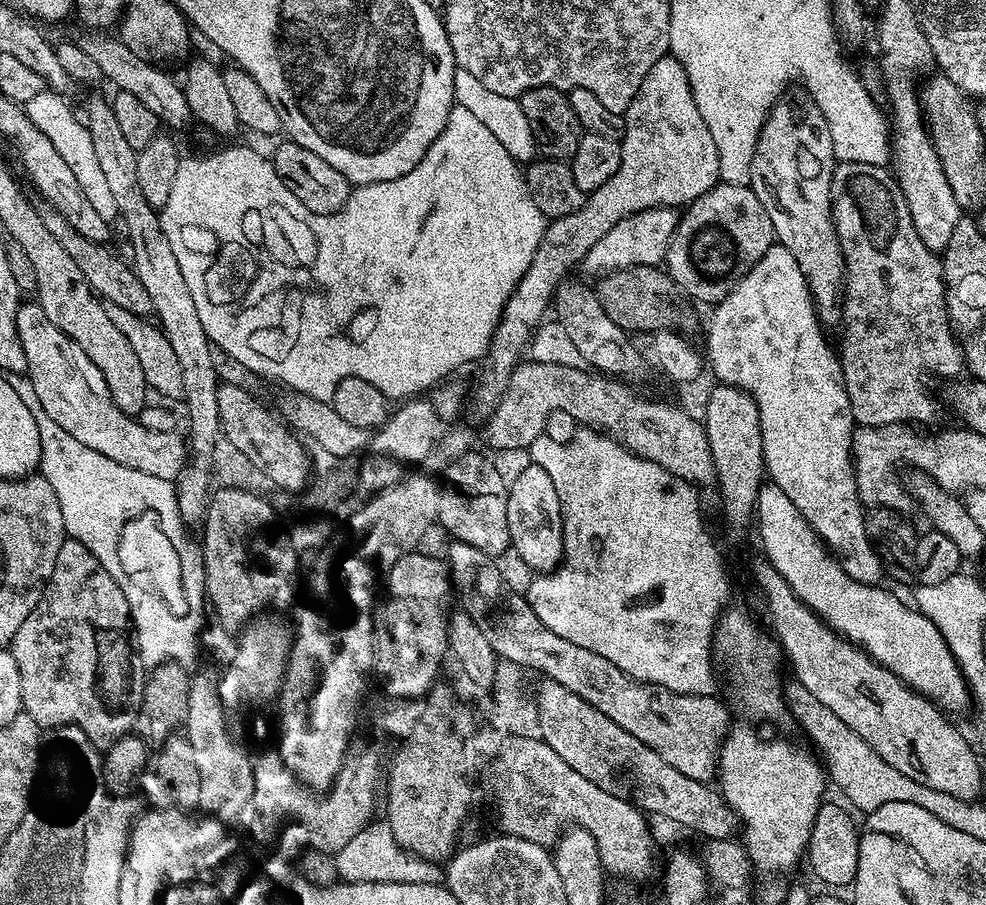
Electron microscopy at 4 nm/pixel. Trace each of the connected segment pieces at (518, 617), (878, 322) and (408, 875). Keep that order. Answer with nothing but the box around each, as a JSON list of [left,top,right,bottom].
[[446,542,733,782],[830,162,966,428],[334,822,442,884]]

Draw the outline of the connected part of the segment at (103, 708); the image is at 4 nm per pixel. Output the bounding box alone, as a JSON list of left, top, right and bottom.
[10,538,146,750]

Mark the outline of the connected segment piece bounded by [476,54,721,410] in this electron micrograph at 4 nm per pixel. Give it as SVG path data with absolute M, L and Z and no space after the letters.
M671 54L663 56L658 58L658 62L654 62L654 66L650 66L650 74L646 74L646 78L642 78L642 86L638 86L638 94L628 111L623 113L623 118L620 165L614 178L610 178L610 182L598 186L598 190L587 193L584 204L574 214L566 214L562 218L551 221L545 227L528 269L500 314L500 320L492 334L492 340L488 343L486 353L488 372L493 377L484 376L476 384L476 404L480 408L484 408L483 410L491 409L495 405L502 391L501 382L507 380L512 369L521 363L533 332L545 319L544 311L547 308L549 311L550 305L553 303L557 284L567 277L564 275L575 264L577 267L583 261L590 246L594 246L594 242L598 242L598 238L602 238L602 234L608 233L618 222L622 222L622 218L626 218L630 214L638 214L642 210L665 206L687 206L702 194L709 192L714 185L721 183L718 146L714 146L714 138L710 138L710 130L706 126L702 114L698 114L698 106L692 101L692 91L690 82L686 78L686 70L676 61L675 56Z

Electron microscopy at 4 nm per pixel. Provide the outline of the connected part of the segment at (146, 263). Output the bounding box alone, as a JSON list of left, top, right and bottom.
[86,96,222,525]

